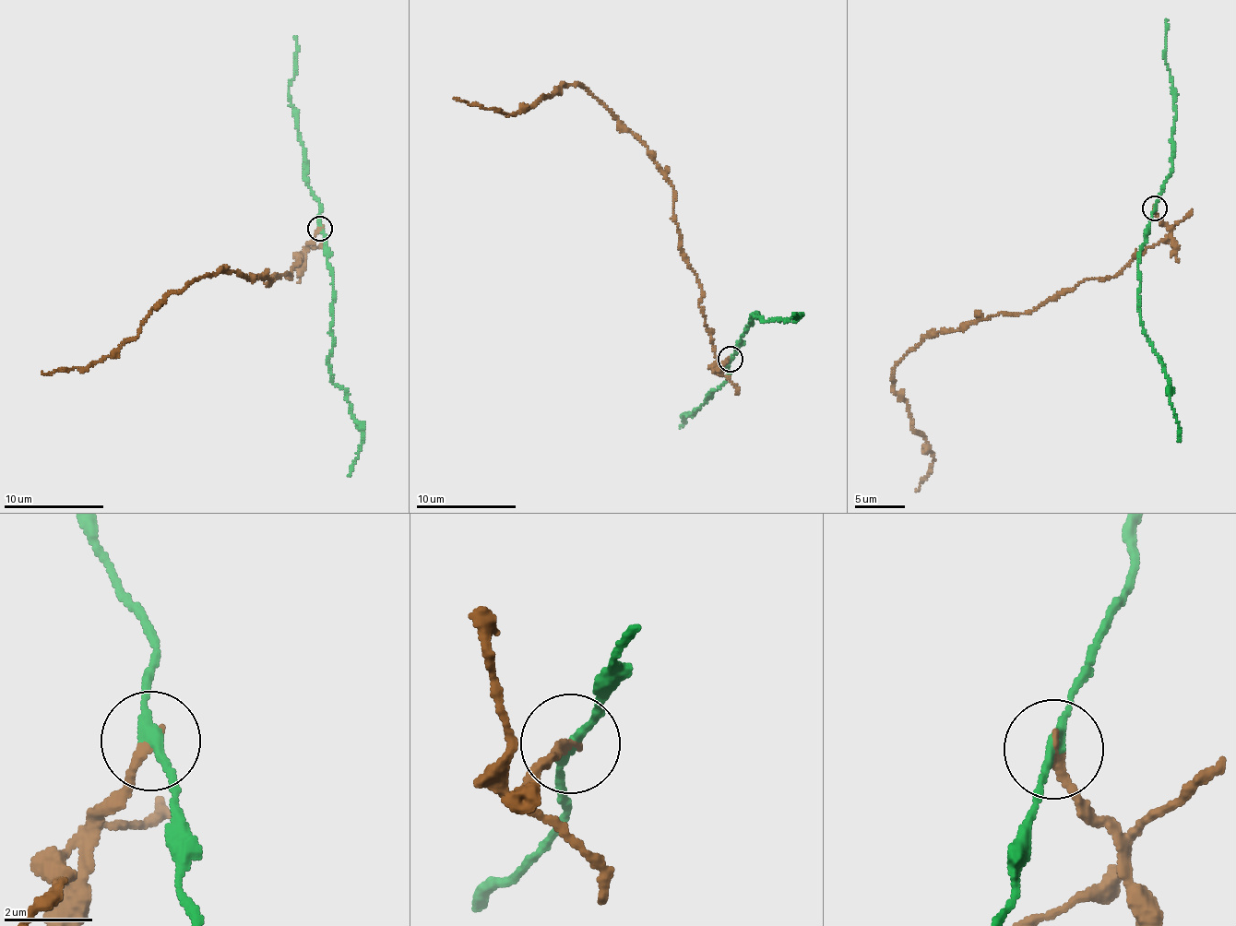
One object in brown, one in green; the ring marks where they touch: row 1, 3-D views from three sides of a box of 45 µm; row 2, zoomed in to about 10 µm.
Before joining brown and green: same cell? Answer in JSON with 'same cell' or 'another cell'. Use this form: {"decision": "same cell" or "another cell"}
{"decision": "another cell"}

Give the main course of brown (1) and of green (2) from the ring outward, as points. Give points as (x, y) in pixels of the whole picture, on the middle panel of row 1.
1: (730, 359), (718, 372), (671, 181), (595, 97), (565, 83), (520, 113), (454, 99)
2: (730, 359), (754, 314), (757, 312), (755, 317), (777, 320), (800, 315), (792, 315)

